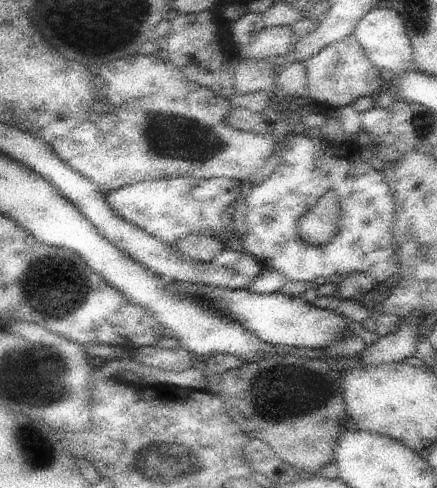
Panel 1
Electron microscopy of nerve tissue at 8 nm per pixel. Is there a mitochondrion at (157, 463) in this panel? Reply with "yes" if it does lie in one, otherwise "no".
yes

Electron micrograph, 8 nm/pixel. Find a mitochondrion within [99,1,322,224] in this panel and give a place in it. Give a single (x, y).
(174, 136)

